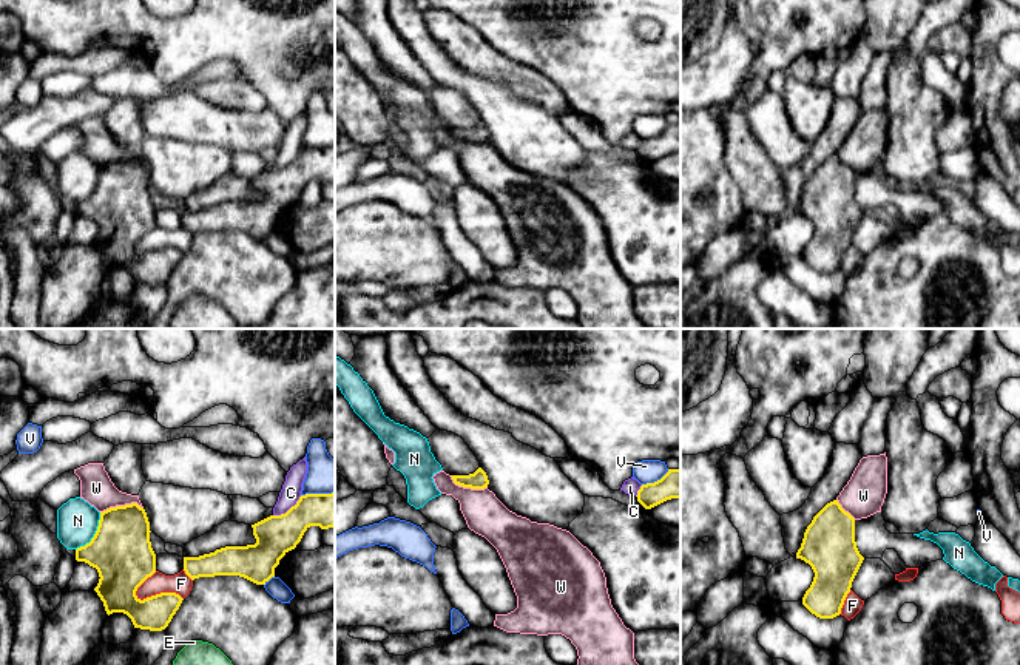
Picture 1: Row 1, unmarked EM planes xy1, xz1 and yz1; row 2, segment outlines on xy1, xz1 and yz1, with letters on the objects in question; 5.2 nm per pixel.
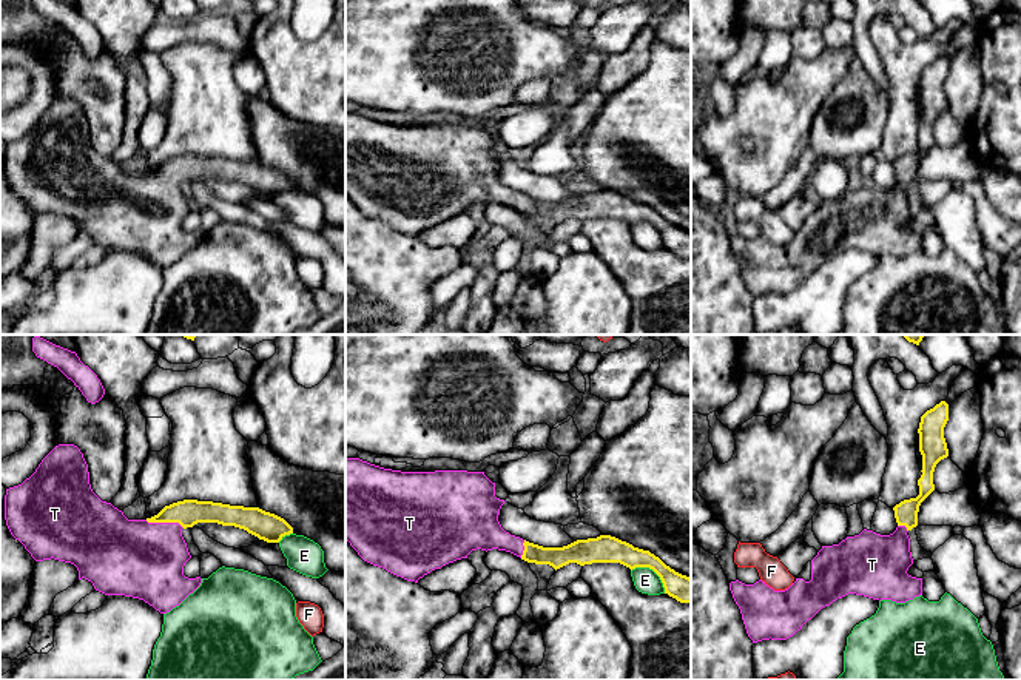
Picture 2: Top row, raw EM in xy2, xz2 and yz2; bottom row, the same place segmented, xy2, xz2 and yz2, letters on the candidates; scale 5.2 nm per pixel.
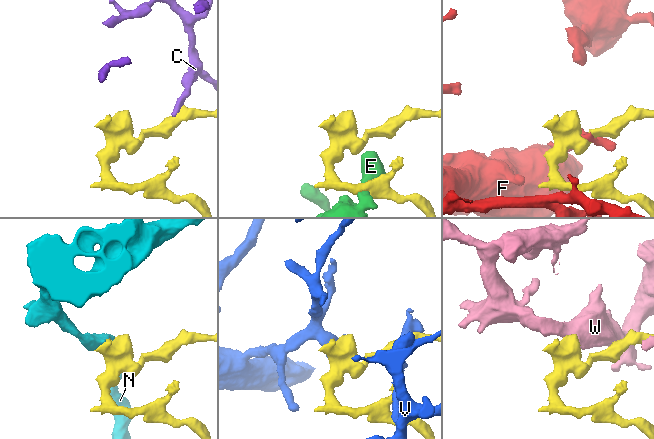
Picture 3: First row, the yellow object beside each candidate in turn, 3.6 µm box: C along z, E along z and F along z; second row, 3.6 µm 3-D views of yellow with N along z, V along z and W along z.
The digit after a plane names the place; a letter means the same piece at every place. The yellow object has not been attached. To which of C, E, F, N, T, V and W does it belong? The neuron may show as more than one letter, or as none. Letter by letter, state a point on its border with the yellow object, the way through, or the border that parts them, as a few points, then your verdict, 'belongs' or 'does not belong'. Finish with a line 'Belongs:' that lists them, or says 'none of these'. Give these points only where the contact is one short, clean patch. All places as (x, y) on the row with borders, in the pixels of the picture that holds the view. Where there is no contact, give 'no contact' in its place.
C: contact xy1 (289, 509); border xy1 (301, 496), (284, 513), (273, 516); does not belong
E: contact xz2 (653, 569); does not belong
F: contact xy1 (158, 594); does not belong
N: contact xy1 (94, 534); does not belong
T: contact xy2 (165, 521); way xy2 (188, 512), (165, 521), (165, 529), (136, 558); belongs
V: contact xz1 (655, 482); does not belong
W: contact xy1 (121, 506); does not belong
Belongs: T

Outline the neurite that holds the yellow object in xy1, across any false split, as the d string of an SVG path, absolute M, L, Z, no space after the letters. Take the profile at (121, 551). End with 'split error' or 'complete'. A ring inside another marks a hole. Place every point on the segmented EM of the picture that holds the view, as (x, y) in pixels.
M137 503L100 512L90 543L76 549L76 560L99 572L94 588L106 614L127 614L134 628L162 631L182 603L176 592L160 592L140 600L137 588L156 572L156 554L150 542L150 522Z | complete

